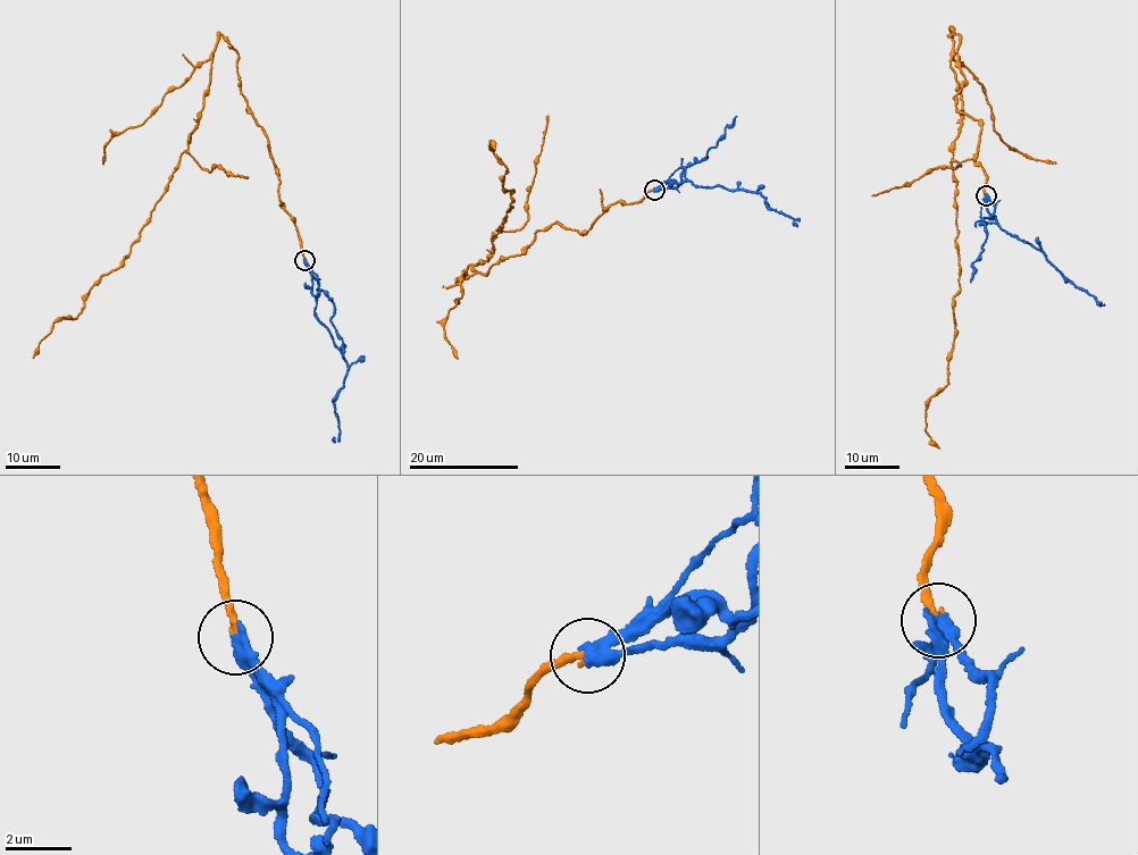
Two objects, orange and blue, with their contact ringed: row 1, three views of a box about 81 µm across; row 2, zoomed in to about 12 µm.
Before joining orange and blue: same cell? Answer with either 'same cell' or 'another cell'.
another cell

